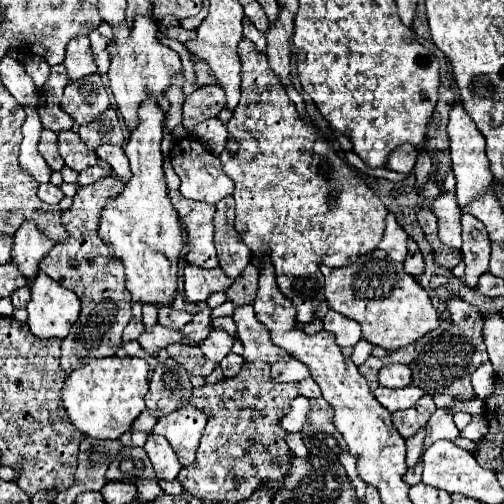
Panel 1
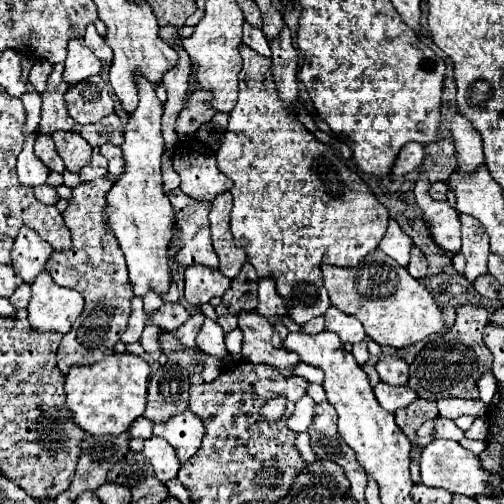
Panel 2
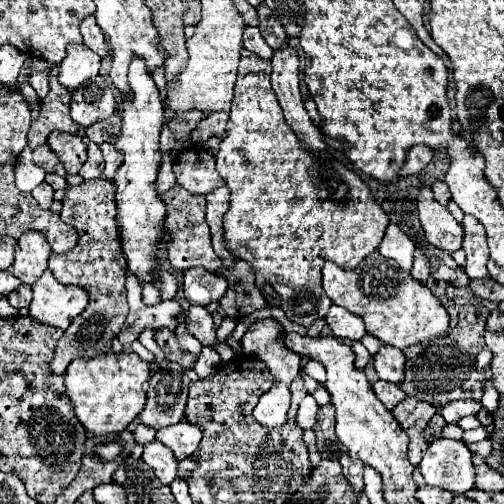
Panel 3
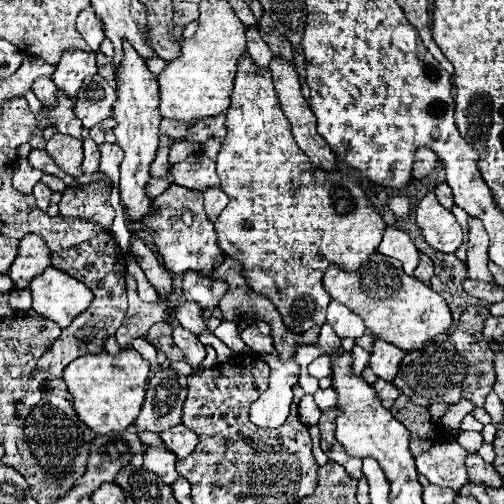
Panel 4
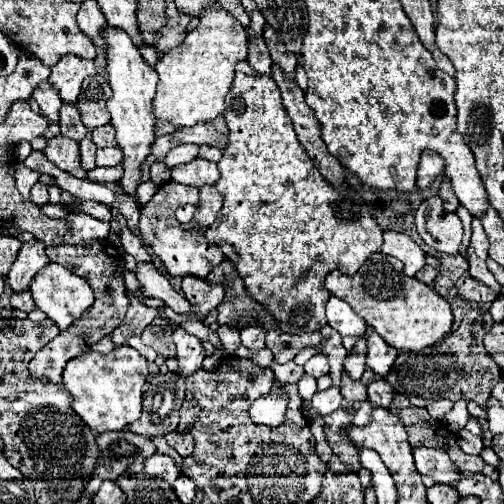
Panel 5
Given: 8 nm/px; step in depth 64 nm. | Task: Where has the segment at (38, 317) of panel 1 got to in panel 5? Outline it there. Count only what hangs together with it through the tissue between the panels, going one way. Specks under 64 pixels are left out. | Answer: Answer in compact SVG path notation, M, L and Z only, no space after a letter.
M48 264L44 266L30 282L30 292L34 298L34 304L38 310L42 310L50 320L56 322L60 330L66 330L70 324L78 319L94 302L94 294L90 284L84 278L78 278L76 274L68 272L60 264Z

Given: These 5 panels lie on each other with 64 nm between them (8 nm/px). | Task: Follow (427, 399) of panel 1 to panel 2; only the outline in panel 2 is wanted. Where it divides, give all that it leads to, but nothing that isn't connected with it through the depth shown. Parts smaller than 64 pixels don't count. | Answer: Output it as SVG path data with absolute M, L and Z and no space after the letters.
M418 398L408 408L396 410L396 424L408 436L408 440L416 440L416 430L430 418L438 416L436 402Z

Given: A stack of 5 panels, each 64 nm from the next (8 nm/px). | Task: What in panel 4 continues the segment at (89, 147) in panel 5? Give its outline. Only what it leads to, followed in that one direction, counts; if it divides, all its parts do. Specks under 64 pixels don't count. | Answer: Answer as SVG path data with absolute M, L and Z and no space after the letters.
M86 138L86 140L84 140L82 172L84 172L84 174L94 174L94 172L98 172L98 164L100 164L100 150L98 150L98 146L96 146L94 140Z

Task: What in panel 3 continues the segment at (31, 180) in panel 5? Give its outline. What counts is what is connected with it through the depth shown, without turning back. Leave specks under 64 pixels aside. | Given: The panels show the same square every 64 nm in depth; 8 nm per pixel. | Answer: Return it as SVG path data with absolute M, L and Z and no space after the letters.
M26 146L16 162L16 186L20 190L34 190L38 184L44 182L44 176L46 172L32 162L32 148Z

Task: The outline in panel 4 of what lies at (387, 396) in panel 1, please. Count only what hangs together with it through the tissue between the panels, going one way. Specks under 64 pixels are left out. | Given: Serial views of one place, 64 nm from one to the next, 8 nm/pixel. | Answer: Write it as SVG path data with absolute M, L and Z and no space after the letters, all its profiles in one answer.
M376 380L374 390L376 390L376 394L380 396L384 408L392 408L394 400L400 396L400 390L398 390L392 382L386 382L386 380Z

